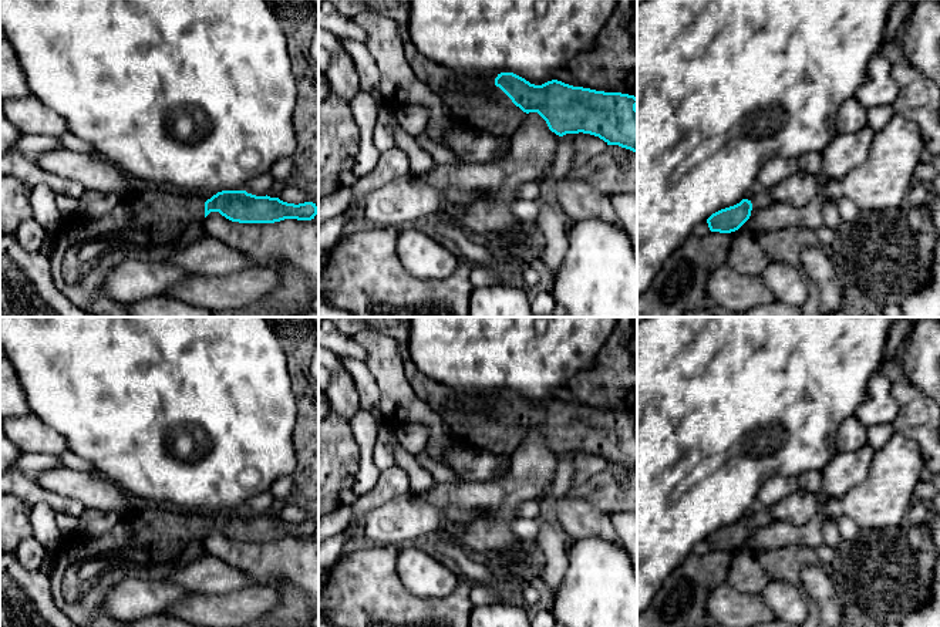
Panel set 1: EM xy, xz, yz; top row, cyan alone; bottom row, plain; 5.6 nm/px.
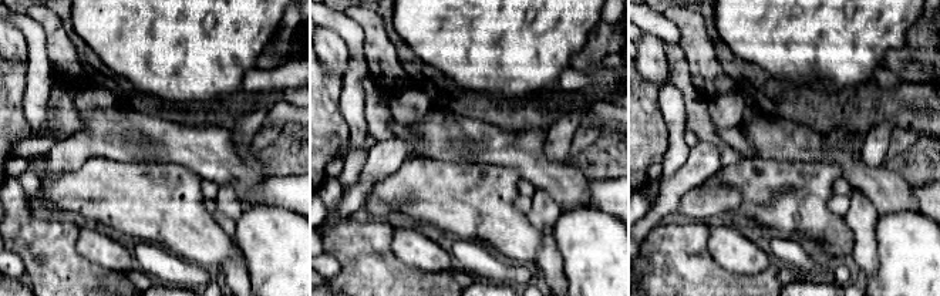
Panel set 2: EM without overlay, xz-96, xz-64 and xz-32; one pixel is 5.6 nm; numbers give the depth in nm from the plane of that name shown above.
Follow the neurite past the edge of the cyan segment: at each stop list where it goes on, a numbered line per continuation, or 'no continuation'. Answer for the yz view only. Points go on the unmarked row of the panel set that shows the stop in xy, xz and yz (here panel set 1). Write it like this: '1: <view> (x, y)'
1: yz (760, 515)

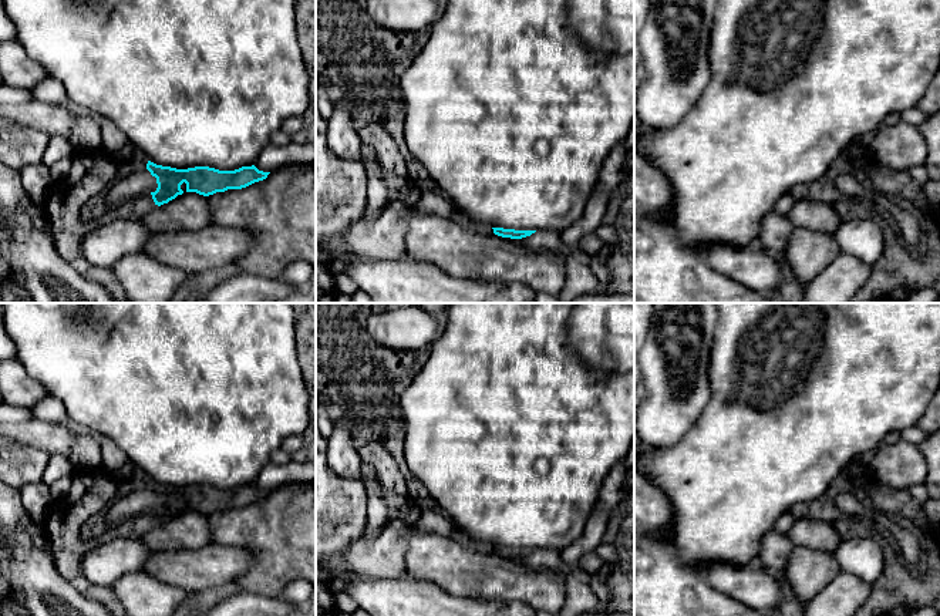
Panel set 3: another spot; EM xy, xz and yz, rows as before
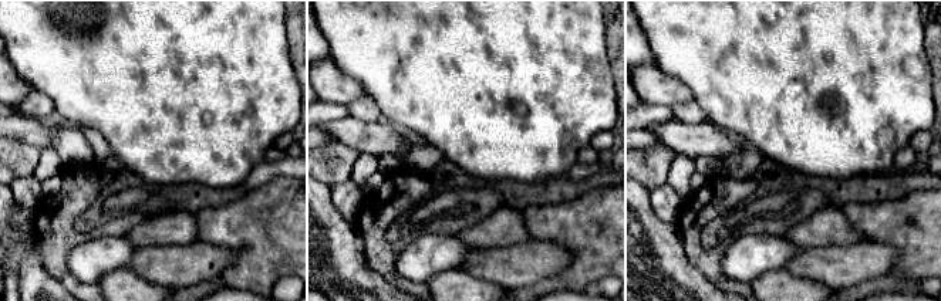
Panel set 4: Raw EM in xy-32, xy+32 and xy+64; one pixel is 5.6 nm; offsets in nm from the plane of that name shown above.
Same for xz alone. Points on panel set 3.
no continuation

